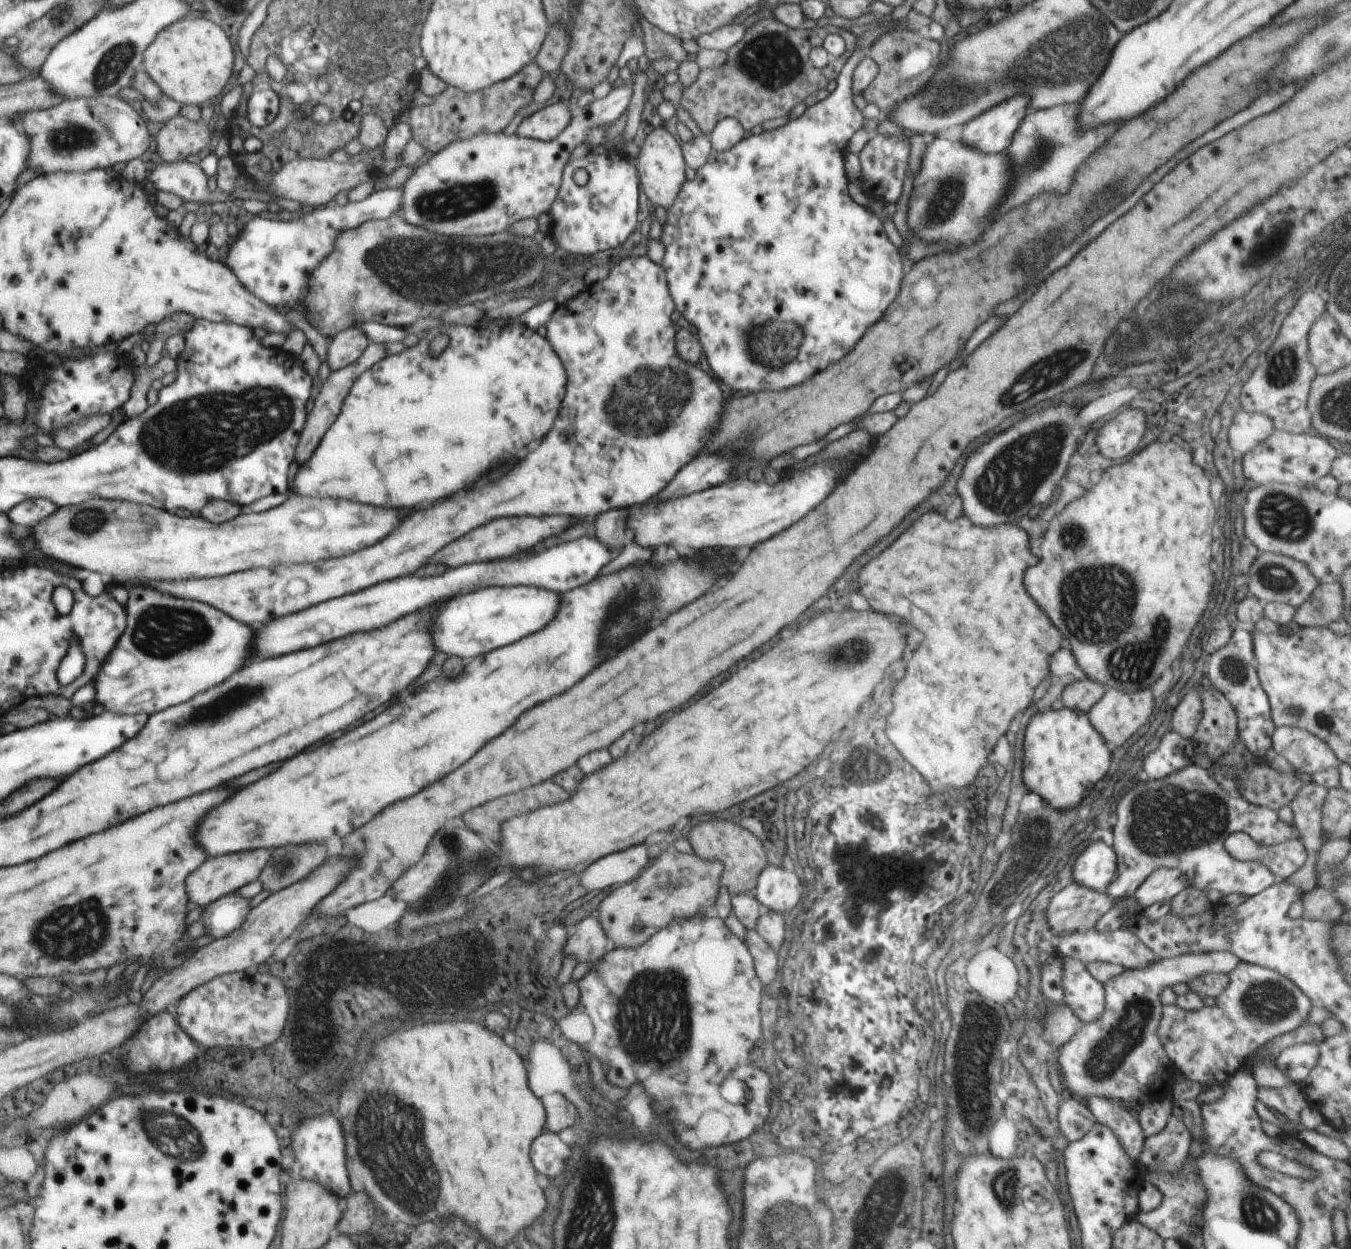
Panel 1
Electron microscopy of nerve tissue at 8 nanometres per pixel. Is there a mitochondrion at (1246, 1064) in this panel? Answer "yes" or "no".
no

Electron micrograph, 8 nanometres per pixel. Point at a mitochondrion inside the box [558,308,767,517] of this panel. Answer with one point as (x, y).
(644, 403)

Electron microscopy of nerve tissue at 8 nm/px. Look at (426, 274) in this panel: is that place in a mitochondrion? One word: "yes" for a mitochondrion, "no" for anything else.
yes

